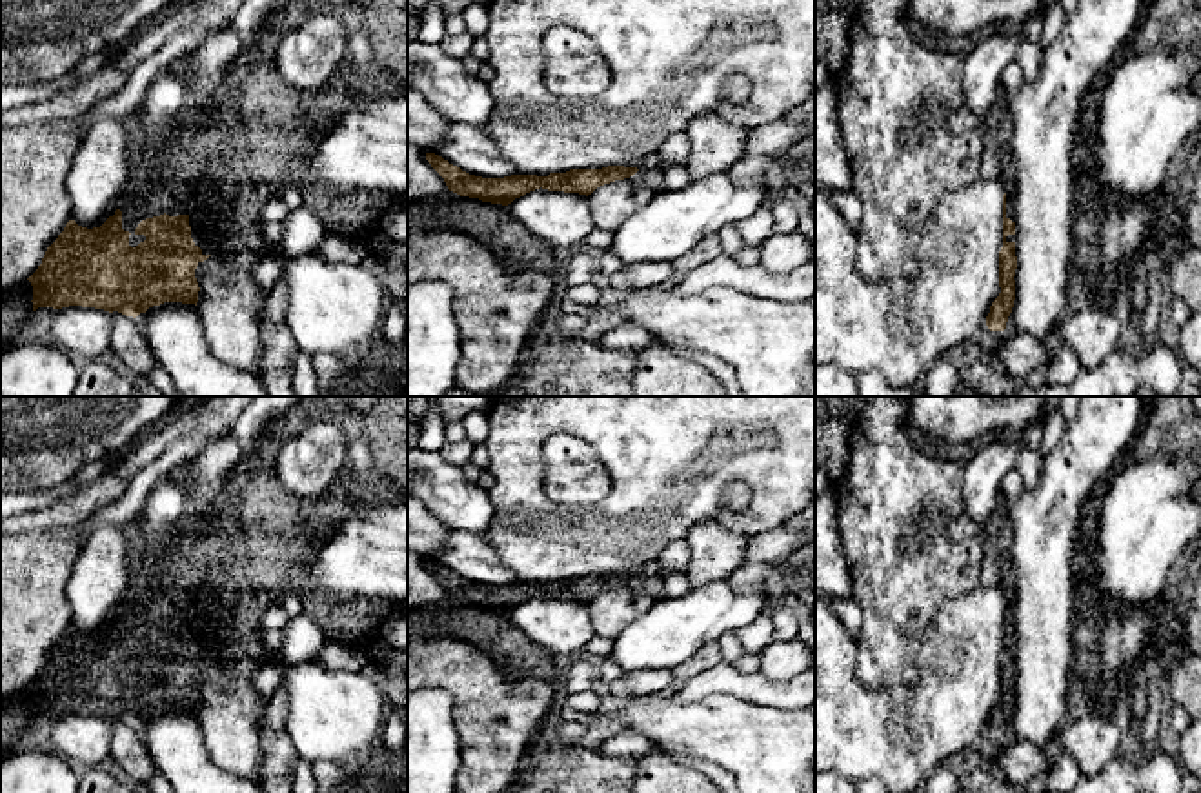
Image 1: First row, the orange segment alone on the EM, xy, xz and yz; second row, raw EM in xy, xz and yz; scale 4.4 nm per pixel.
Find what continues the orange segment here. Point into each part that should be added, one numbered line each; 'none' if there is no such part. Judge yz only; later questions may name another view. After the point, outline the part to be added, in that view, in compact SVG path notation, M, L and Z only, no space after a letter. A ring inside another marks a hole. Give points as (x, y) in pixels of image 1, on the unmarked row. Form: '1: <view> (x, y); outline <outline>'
1: yz (1001, 548); outline M1008 527L1003 529L1003 538L997 540L992 549L995 551L997 562L1001 566L1001 587L1006 600L1006 626L1015 629L1015 571L1006 535Z

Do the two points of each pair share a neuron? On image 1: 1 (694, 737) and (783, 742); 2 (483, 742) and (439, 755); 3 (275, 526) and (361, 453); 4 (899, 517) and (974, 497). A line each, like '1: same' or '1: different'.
1: same
2: different
3: same
4: different

